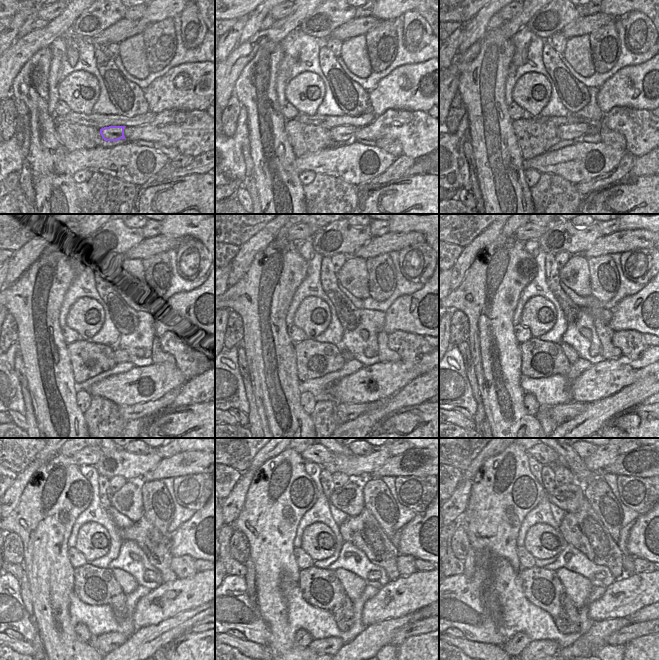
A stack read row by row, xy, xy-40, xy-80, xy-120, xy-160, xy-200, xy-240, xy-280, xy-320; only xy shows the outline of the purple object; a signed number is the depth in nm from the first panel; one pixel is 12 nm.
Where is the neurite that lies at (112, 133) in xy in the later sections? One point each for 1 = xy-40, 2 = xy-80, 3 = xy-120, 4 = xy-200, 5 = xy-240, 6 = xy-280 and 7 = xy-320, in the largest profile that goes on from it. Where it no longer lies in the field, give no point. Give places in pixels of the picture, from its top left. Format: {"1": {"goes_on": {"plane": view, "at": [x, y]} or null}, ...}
{"1": {"goes_on": {"plane": "xy-40", "at": [341, 134]}}, "2": {"goes_on": {"plane": "xy-80", "at": [573, 131]}}, "3": {"goes_on": {"plane": "xy-120", "at": [120, 355]}}, "4": {"goes_on": {"plane": "xy-200", "at": [595, 355]}}, "5": {"goes_on": {"plane": "xy-240", "at": [149, 576]}}, "6": {"goes_on": {"plane": "xy-280", "at": [373, 575]}}, "7": {"goes_on": {"plane": "xy-320", "at": [601, 575]}}}

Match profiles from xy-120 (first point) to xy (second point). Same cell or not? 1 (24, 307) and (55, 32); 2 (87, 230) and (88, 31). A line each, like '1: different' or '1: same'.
1: different
2: different

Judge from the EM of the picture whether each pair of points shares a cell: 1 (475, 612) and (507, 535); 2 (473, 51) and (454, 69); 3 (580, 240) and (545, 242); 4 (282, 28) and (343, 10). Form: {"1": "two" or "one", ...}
{"1": "two", "2": "one", "3": "one", "4": "two"}

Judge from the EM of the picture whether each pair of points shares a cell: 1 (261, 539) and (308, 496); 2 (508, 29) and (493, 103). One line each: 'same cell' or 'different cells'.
1: same cell
2: different cells

